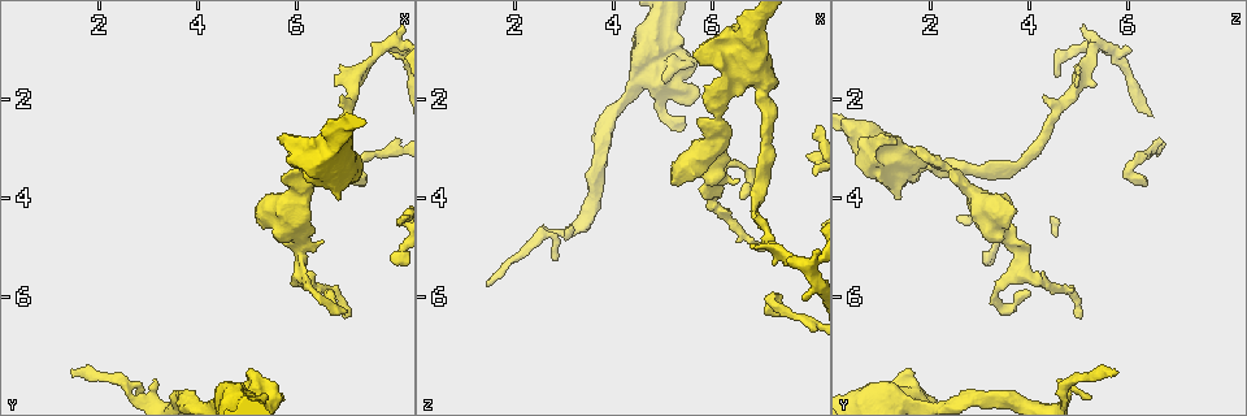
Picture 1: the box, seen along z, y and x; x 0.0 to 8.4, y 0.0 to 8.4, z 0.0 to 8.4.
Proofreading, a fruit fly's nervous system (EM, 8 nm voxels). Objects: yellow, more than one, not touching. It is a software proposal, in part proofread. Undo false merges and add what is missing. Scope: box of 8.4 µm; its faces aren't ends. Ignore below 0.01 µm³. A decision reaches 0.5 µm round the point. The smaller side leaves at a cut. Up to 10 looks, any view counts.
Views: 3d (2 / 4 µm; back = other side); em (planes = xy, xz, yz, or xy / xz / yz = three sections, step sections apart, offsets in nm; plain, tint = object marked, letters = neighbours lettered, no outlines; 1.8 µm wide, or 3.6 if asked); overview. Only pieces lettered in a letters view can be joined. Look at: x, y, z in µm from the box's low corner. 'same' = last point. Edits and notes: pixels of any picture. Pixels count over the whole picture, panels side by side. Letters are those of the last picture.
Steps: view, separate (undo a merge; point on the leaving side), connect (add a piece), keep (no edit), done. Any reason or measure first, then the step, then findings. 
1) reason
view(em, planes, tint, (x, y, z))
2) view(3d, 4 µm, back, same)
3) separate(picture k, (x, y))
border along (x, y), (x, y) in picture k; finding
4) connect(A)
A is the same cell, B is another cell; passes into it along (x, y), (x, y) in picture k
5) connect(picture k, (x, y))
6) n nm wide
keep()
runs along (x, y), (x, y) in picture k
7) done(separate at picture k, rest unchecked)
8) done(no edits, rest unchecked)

arms part here
view(3d, 2 µm, (6.05, 5.20, 3.85))

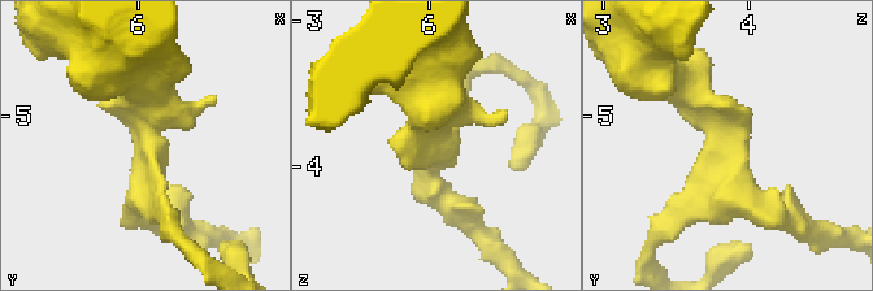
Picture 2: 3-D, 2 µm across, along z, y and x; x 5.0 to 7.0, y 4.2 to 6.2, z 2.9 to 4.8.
now the EM
view(em, planes, plain, (6.06, 5.22, 3.80))

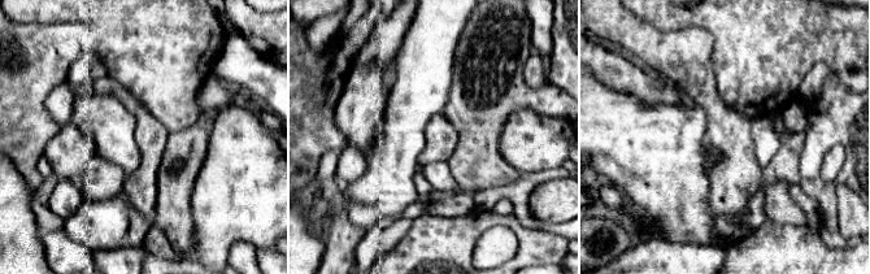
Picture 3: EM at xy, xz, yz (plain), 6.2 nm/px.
view(em, planes, letters, same)

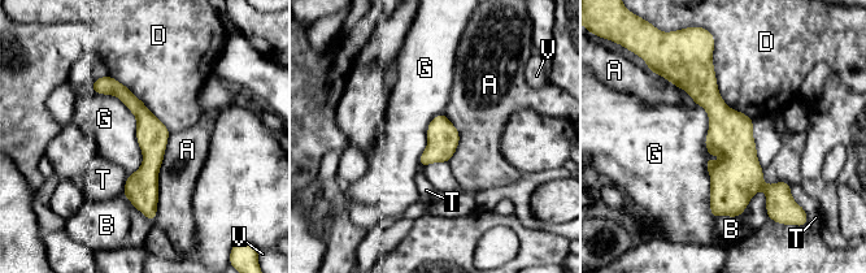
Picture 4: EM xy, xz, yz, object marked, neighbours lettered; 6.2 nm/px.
keep()
A, B, D, G, T and V are other cells; border along (695, 103), (708, 116), (714, 217) in picture 4; continuous, no second neuron

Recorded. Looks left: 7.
tapers out
view(3d, 4 µm, (7.05, 6.35, 5.05))

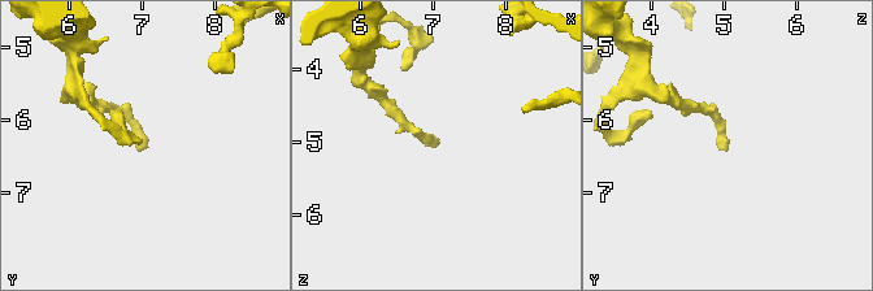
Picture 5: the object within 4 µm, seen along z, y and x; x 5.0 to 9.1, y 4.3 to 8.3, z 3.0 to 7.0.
now the EM
view(em, planes, letters, (7.05, 6.40, 5.05))

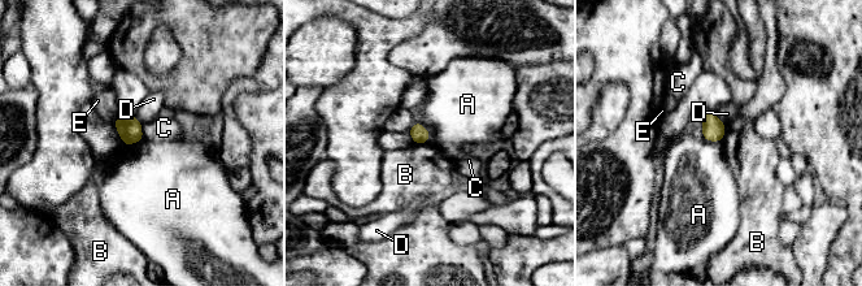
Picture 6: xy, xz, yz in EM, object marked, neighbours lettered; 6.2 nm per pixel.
keep()
A, B, C, D and E are other cells; border along (416, 121), (427, 130), (429, 142) in picture 6; none of them fits

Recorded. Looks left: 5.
view(3d, 2 µm, (5.55, 7.75, 1.30))

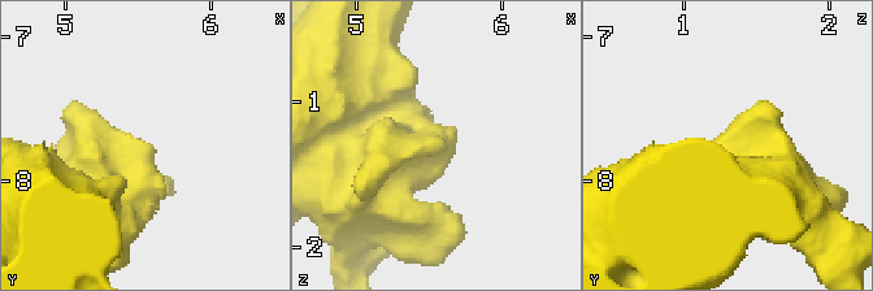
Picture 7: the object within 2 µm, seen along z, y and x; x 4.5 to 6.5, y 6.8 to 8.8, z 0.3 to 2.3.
view(em, 3.6 µm, planes, letters, (5.58, 7.76, 1.30))

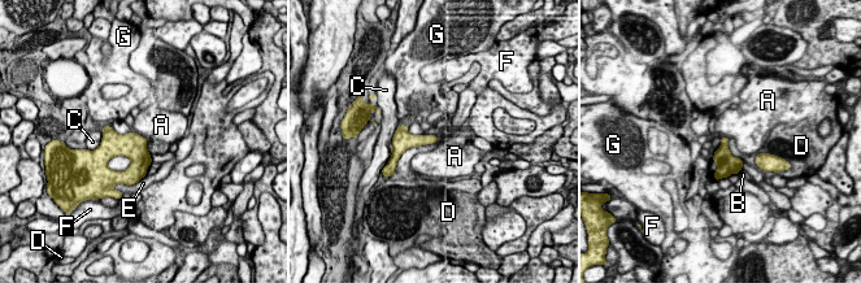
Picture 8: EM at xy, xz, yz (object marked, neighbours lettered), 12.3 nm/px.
keep()
A, B, C, D, E, F and G are other cells; border along (133, 130), (147, 140) in picture 8; no lettered piece goes on from it

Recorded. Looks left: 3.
abrupt turn
view(3d, 2 µm, (7.20, 3.40, 6.05))

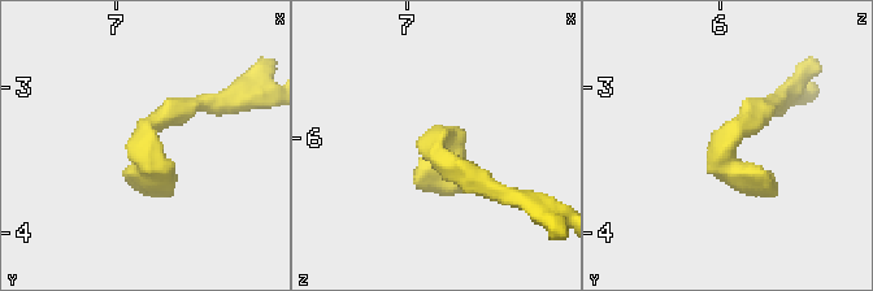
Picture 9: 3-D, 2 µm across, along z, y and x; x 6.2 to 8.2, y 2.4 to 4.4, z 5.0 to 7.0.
view(em, planes, letters, (7.18, 3.32, 6.08))

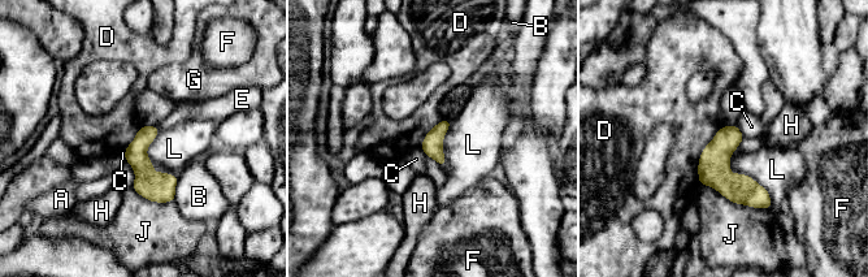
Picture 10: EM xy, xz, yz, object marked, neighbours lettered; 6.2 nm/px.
130 nm wide
keep()
A, B, C, D, E, F, G, H, J and L are other cells; border along (723, 125), (701, 154), (698, 184) in picture 10; one neuron here

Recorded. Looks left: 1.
done(no edits, rest unchecked)

